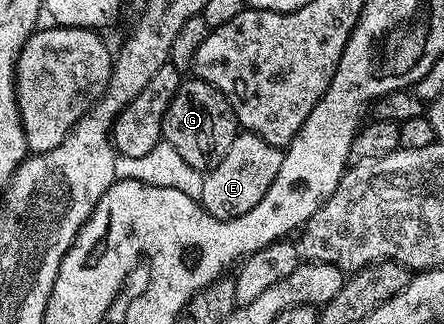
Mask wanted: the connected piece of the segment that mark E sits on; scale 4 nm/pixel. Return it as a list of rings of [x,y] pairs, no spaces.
[[[236,133],[233,144],[229,144],[229,152],[225,152],[218,164],[203,174],[204,191],[199,201],[216,220],[245,216],[245,212],[265,196],[269,184],[273,184],[282,159],[283,150],[268,144],[260,134]]]

